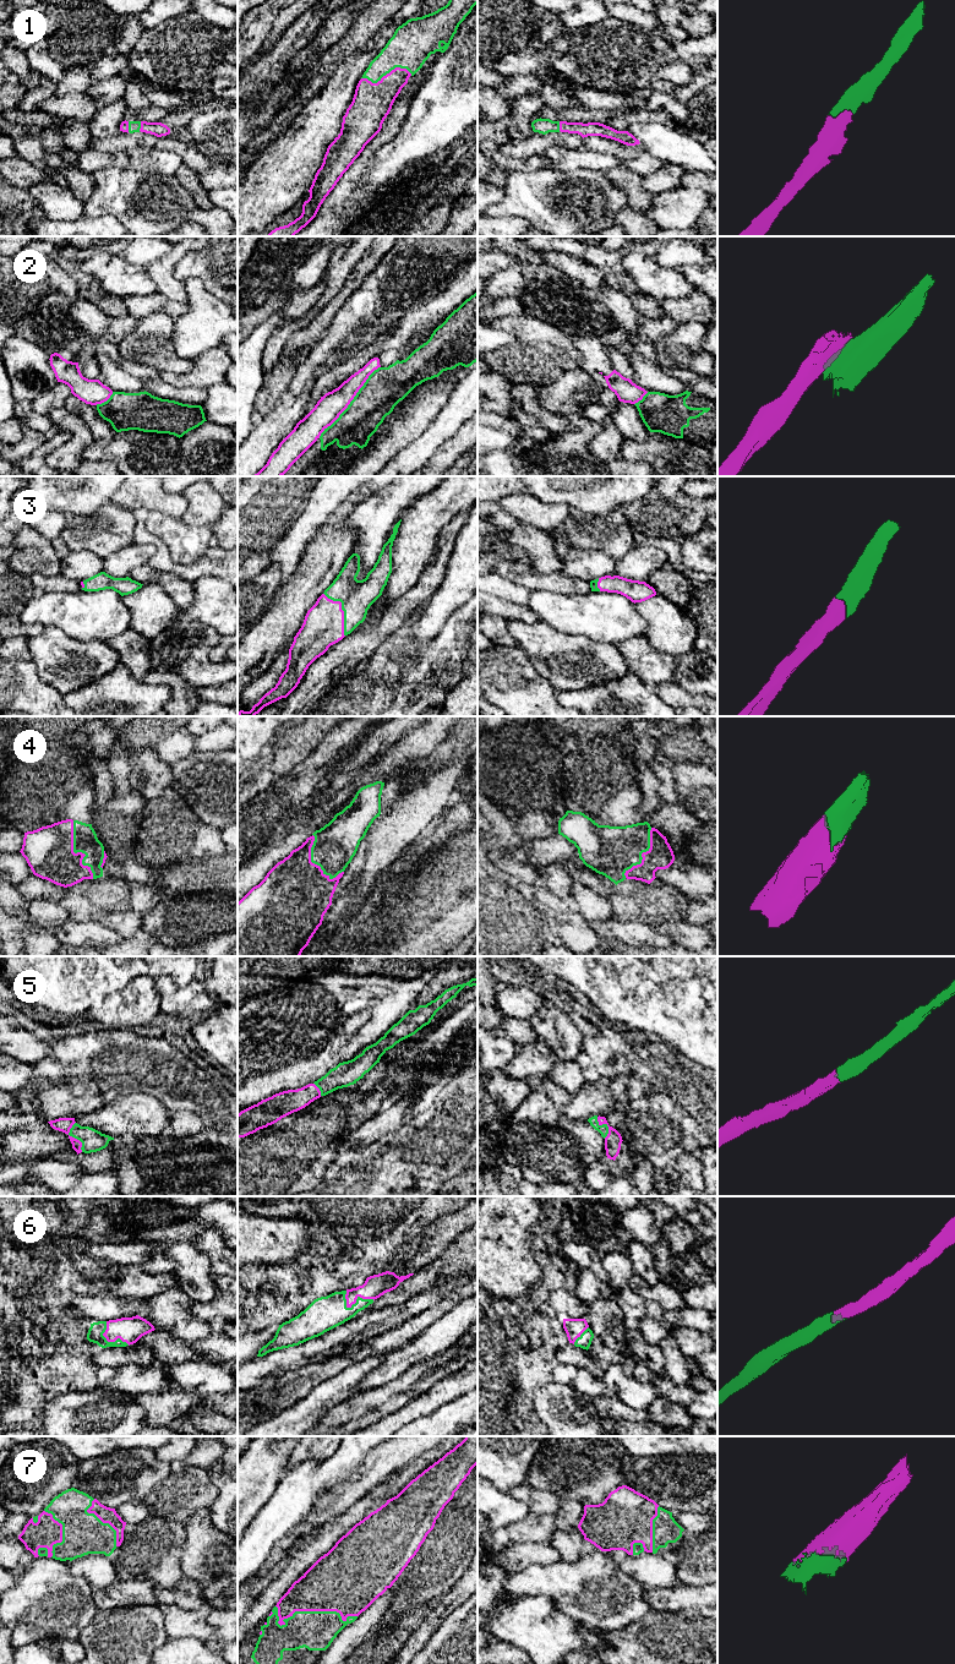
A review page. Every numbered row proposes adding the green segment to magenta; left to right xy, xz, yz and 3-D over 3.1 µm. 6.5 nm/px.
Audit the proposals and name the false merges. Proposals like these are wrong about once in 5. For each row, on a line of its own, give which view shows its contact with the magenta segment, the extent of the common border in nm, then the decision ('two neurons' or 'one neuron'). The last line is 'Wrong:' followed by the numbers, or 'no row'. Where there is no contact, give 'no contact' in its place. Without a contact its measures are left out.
1: xz | 340 nm | one neuron
2: xz | 600 nm | two neurons
3: xz | 320 nm | one neuron
4: xy | 400 nm | one neuron
5: xy | 200 nm | one neuron
6: xz | 200 nm | one neuron
7: xz | 550 nm | one neuron
Wrong: 2

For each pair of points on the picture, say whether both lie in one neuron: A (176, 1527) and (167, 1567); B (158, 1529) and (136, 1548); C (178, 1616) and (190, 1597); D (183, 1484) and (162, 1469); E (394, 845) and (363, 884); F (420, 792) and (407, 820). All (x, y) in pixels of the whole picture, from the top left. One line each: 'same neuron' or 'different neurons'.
A: same neuron
B: same neuron
C: different neurons
D: different neurons
E: same neuron
F: same neuron

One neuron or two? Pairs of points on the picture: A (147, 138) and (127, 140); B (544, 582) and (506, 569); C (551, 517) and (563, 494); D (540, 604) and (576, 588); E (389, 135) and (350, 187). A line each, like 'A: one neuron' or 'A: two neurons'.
A: one neuron
B: one neuron
C: two neurons
D: two neurons
E: one neuron

